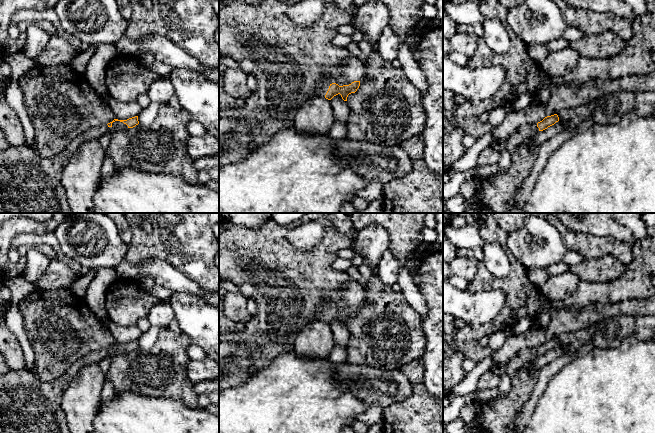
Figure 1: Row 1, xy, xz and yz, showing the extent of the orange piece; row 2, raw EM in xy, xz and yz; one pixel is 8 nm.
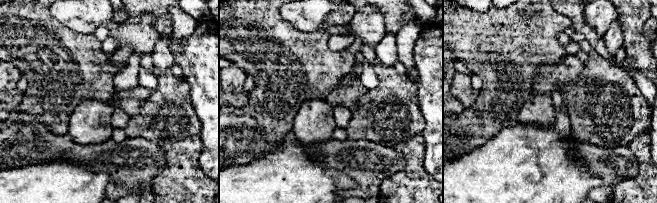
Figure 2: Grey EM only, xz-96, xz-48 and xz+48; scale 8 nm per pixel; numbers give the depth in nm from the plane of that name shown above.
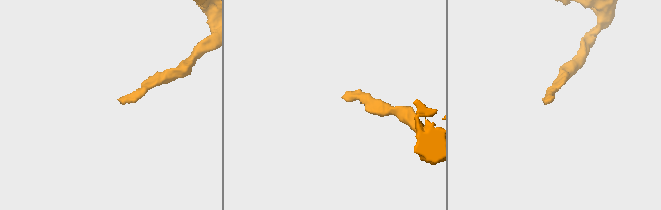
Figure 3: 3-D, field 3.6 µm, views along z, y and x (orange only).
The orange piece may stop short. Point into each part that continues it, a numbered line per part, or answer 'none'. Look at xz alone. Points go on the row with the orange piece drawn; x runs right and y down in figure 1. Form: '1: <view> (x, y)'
1: xz (353, 69)

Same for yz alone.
1: yz (527, 130)

